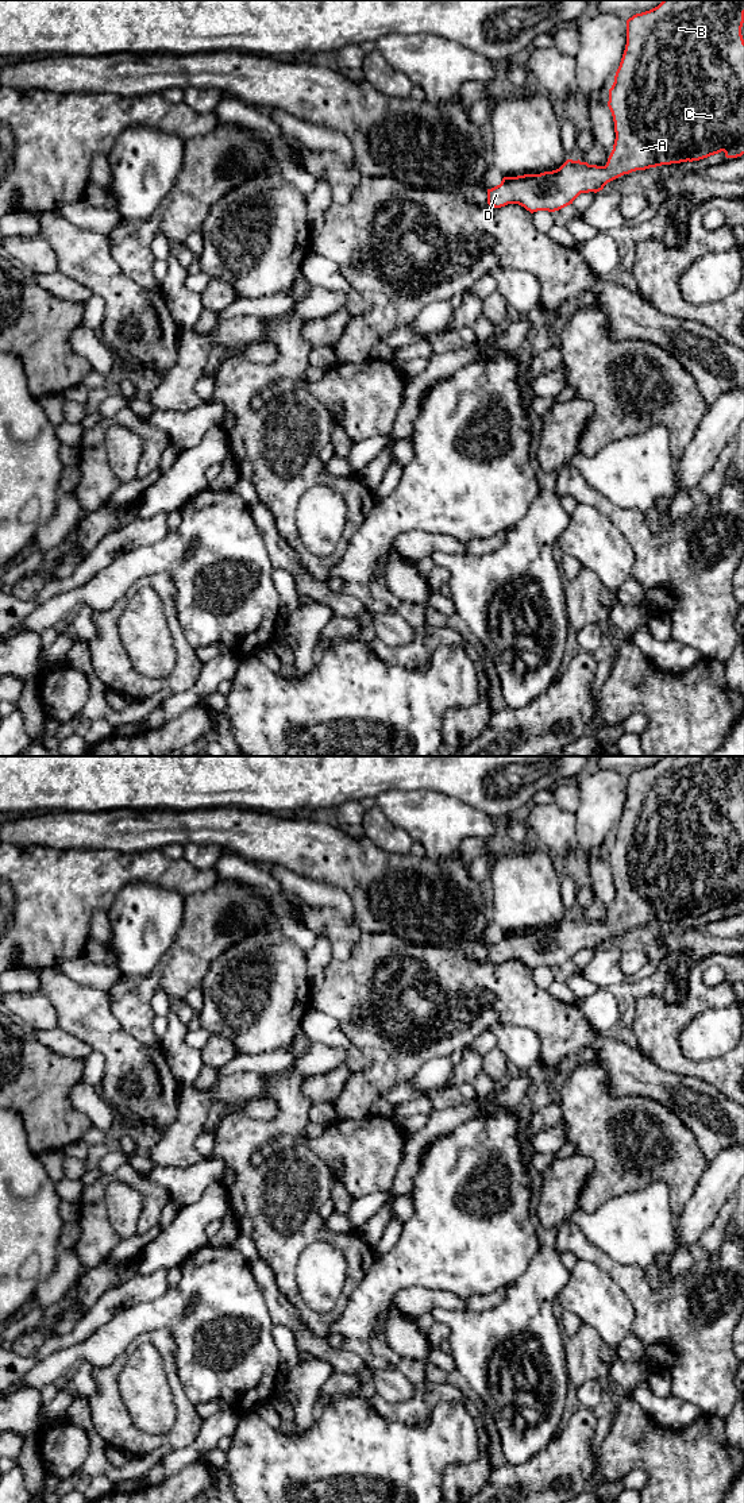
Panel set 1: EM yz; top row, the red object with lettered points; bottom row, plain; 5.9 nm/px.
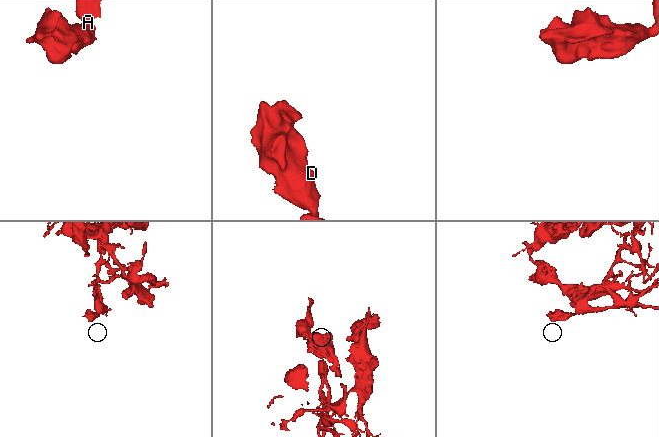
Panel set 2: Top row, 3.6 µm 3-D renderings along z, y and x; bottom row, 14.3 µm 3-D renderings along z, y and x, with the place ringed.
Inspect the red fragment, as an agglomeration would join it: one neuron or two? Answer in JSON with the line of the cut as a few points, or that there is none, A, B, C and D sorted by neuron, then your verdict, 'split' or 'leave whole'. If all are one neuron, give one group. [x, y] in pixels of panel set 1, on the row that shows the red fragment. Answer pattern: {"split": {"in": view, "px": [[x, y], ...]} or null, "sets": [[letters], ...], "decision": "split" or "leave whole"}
{"split": null, "sets": [["A", "B", "C", "D"]], "decision": "leave whole"}

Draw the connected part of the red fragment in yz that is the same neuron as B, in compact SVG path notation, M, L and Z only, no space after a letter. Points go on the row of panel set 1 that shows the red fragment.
M663 0L658 7L636 14L627 20L627 45L620 62L620 66L614 76L614 82L609 89L608 107L612 112L614 122L616 139L613 150L608 158L605 166L589 165L567 159L559 169L552 172L544 172L540 174L524 174L517 177L504 177L501 184L487 189L487 204L494 208L501 208L508 204L519 204L531 213L537 211L555 212L570 204L581 194L589 192L600 192L604 186L624 176L636 170L645 170L662 165L693 162L708 158L710 155L725 153L726 158L737 158L744 154L744 39L741 35L741 27L744 23L744 0Z

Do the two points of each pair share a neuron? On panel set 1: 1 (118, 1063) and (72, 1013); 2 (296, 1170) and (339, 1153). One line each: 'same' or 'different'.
1: same
2: different

